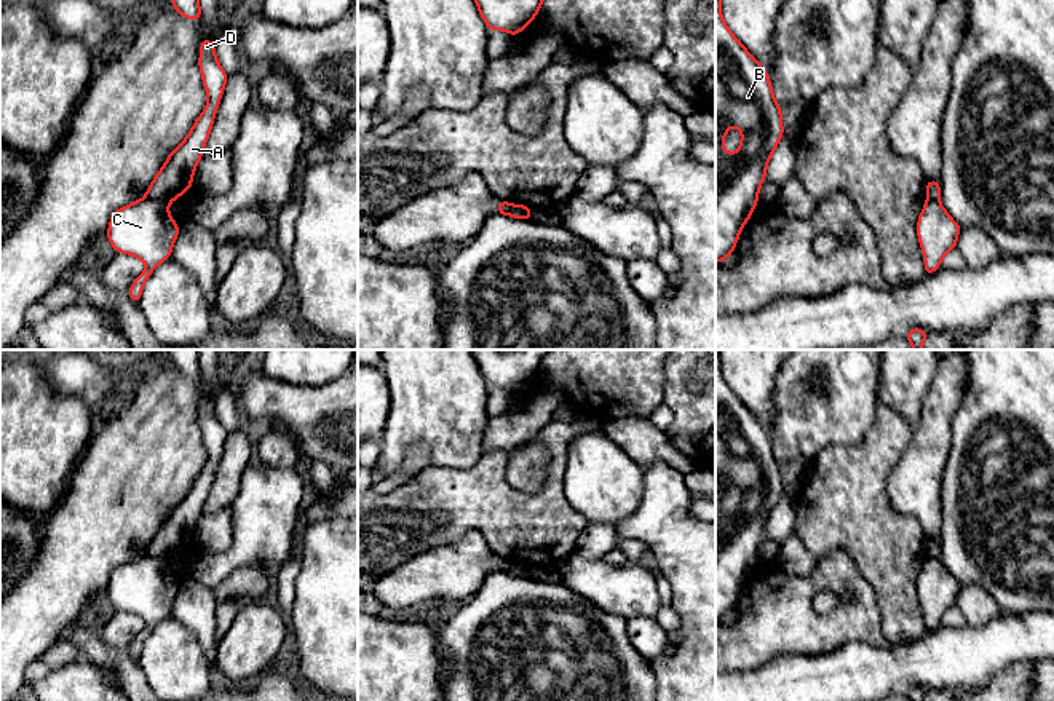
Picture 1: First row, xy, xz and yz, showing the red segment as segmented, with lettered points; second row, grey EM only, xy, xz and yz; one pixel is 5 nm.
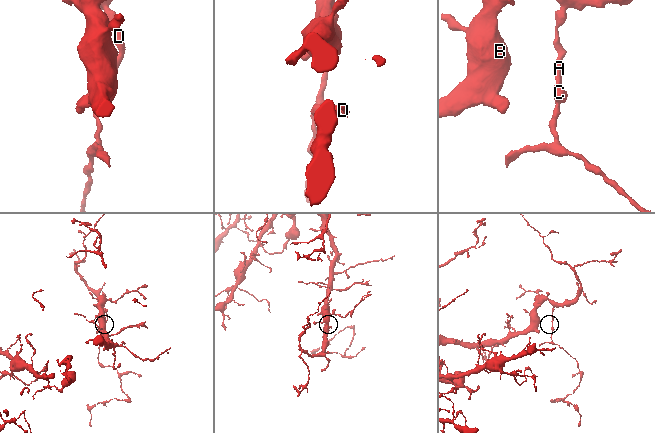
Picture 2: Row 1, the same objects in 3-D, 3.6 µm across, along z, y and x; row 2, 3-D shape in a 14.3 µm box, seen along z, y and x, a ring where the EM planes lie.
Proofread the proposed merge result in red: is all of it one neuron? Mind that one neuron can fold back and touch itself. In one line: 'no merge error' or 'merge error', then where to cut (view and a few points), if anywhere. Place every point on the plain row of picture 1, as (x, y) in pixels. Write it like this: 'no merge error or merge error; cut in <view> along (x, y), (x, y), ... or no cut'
merge error; cut in xy along (146, 553), (166, 562)

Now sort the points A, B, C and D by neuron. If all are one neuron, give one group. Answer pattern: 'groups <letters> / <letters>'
groups A B D / C

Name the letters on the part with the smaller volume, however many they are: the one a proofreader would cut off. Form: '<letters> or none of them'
C

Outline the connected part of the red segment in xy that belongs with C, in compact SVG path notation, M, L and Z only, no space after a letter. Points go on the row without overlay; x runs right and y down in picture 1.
M149 554L113 568L105 592L113 608L134 613L145 621L145 628L128 647L136 663L139 663L144 642L152 629L171 615L179 586L168 562Z

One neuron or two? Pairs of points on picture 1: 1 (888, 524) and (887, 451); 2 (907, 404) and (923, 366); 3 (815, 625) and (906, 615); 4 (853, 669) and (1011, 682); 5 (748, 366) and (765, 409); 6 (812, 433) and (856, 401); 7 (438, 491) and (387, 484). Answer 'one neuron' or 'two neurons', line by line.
1: one neuron
2: one neuron
3: two neurons
4: two neurons
5: one neuron
6: one neuron
7: two neurons

